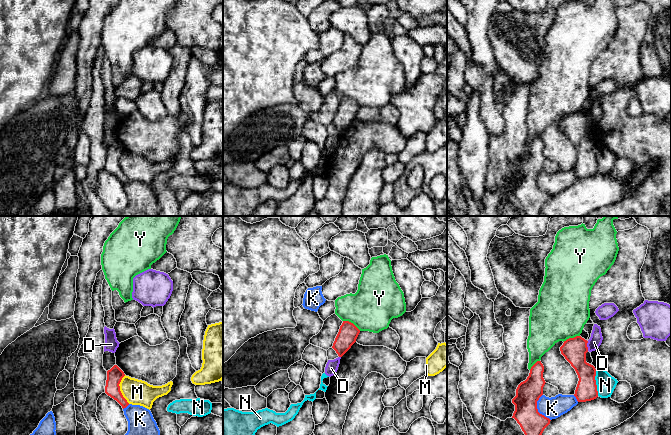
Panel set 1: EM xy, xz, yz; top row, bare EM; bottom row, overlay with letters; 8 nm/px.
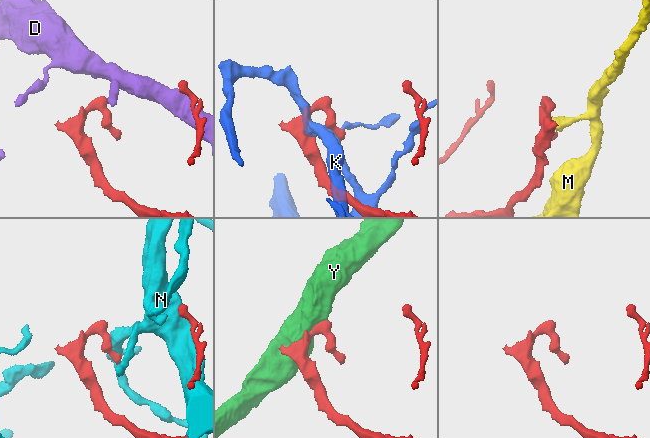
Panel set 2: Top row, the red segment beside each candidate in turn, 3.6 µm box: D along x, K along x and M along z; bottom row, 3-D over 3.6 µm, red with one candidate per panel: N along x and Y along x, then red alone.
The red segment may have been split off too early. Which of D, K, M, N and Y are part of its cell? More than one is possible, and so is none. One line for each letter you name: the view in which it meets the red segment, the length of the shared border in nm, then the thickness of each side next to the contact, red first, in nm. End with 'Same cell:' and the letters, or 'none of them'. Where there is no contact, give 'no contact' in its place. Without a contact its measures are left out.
Same cell: none of them

